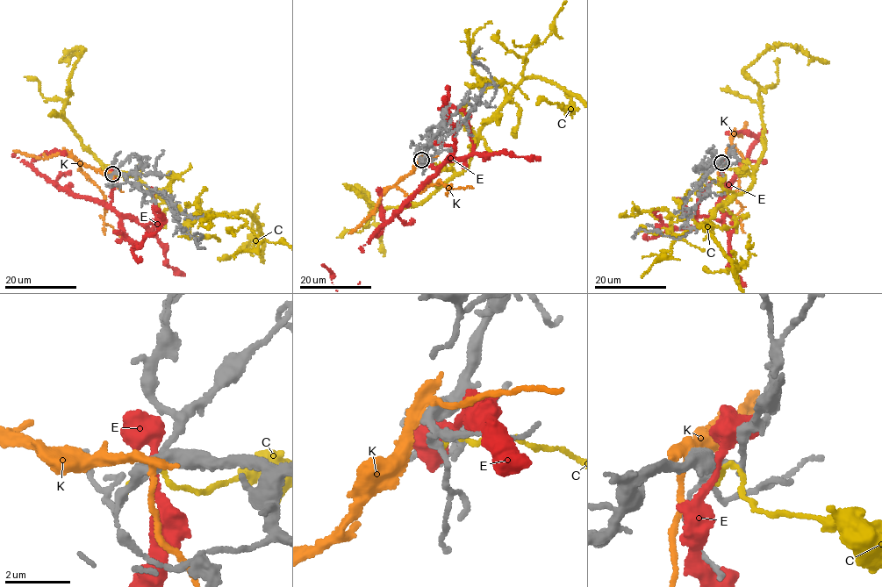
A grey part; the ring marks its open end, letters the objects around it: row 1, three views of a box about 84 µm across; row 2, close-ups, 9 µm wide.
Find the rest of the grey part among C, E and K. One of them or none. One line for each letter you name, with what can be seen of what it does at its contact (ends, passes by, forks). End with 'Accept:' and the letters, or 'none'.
Accept: none

